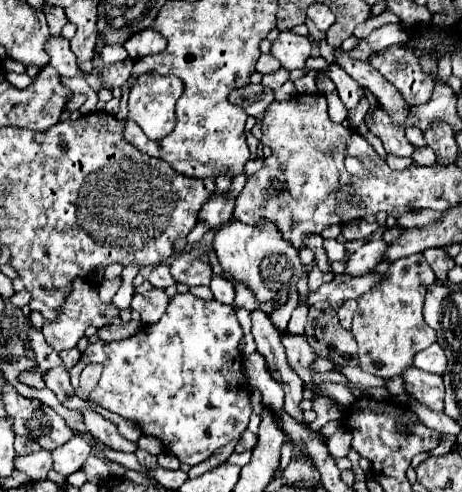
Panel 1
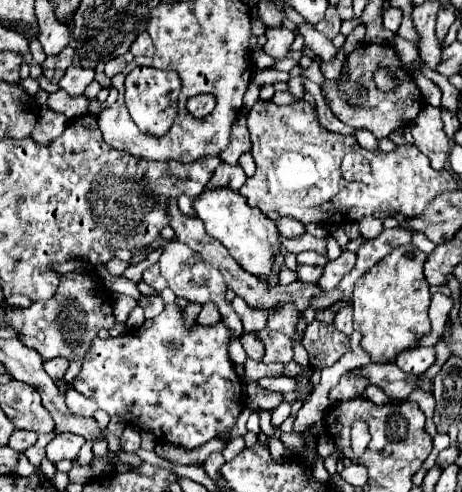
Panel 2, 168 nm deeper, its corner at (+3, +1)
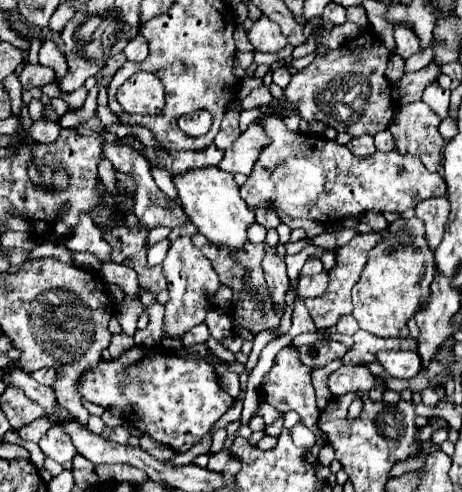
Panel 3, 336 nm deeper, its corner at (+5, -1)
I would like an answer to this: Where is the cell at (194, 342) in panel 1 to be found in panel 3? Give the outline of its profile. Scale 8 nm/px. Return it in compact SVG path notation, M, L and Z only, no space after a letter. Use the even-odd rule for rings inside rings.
M134 346L128 352L124 352L118 360L112 362L100 362L92 372L86 372L80 380L80 394L94 404L100 406L118 406L124 412L124 418L138 428L140 432L148 434L156 442L172 448L174 452L186 452L190 450L220 416L232 406L232 398L218 386L214 366L210 366L204 360L182 360L176 356L170 356L166 352L160 352L156 348L140 348Z

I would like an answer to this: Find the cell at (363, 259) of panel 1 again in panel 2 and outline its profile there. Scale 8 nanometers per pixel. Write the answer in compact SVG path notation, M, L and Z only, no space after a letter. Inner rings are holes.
M344 250L338 260L328 262L328 264L324 266L324 274L322 274L322 278L318 280L318 284L320 284L324 290L334 290L334 286L338 286L338 282L354 268L354 262L356 262L356 252Z

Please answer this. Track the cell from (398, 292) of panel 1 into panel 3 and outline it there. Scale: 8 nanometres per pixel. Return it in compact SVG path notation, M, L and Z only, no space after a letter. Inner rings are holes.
M416 216L396 218L388 224L388 234L368 254L358 284L352 288L354 312L360 328L378 338L408 336L408 320L418 312L420 304L430 296L430 282L434 280L436 264L432 250L424 238L424 222Z

